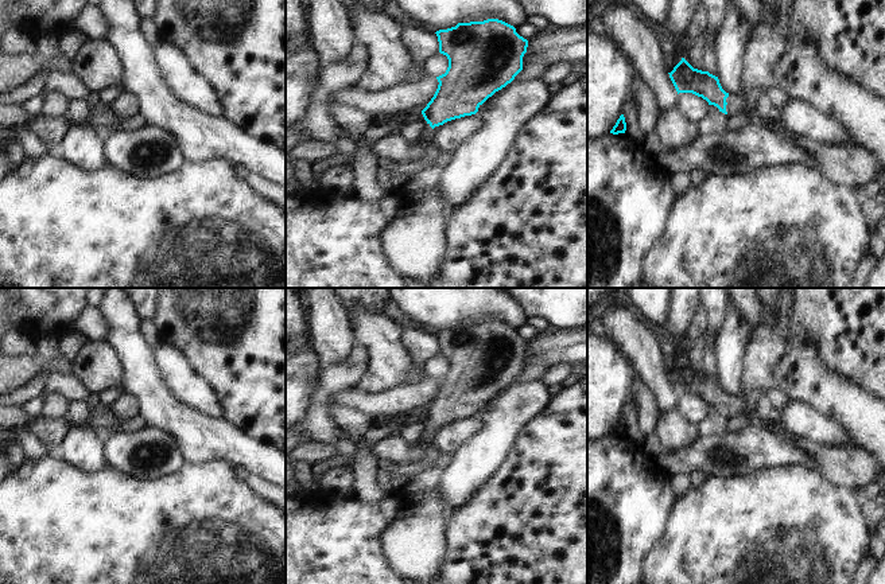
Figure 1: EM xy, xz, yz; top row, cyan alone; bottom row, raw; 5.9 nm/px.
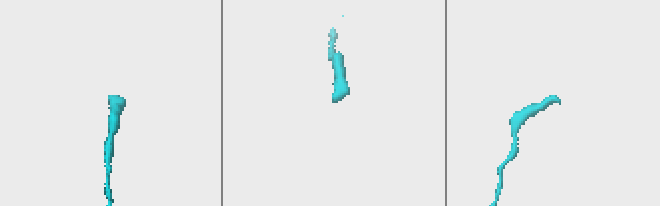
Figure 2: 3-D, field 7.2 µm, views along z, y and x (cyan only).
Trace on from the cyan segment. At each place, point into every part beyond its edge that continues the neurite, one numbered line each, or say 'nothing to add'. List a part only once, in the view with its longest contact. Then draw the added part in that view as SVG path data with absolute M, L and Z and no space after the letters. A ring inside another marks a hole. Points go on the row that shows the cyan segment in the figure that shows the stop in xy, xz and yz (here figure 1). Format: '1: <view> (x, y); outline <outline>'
1: yz (736, 104); outline M729 96L726 98L726 102L727 102L726 112L727 112L727 117L729 117L735 113L740 113L745 108L746 98L737 97L737 96Z

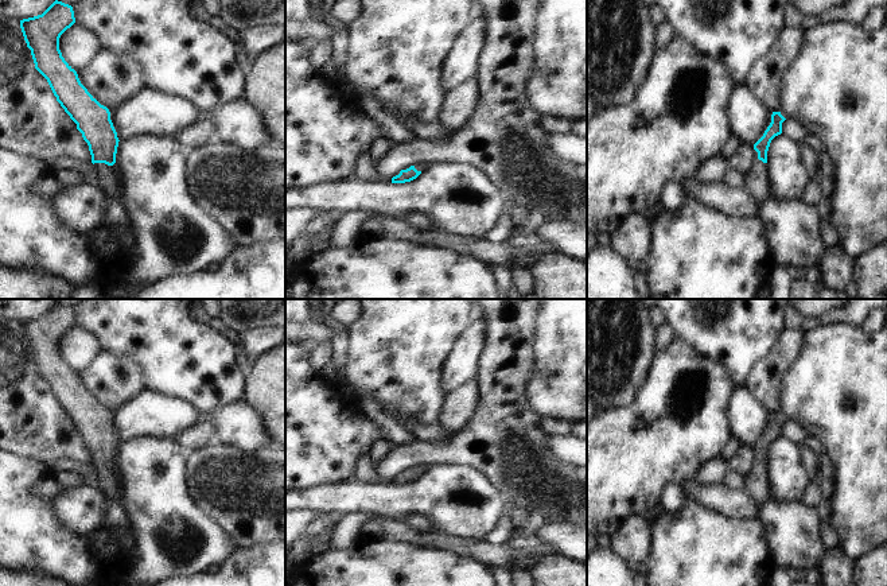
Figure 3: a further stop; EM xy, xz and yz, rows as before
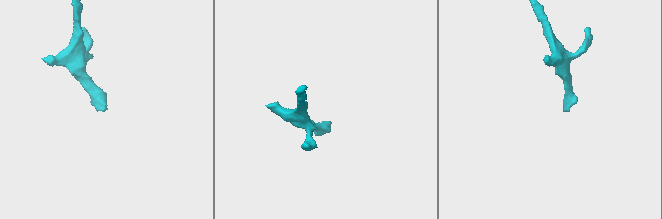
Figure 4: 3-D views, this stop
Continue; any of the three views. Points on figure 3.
1: xy (109, 181); outline M94 163L96 175L98 182L98 189L108 197L114 198L117 202L122 203L121 197L121 175L117 167L108 166L105 163Z

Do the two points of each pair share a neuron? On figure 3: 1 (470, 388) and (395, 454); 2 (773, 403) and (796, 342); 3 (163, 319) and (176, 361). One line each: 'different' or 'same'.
1: different
2: same
3: same

